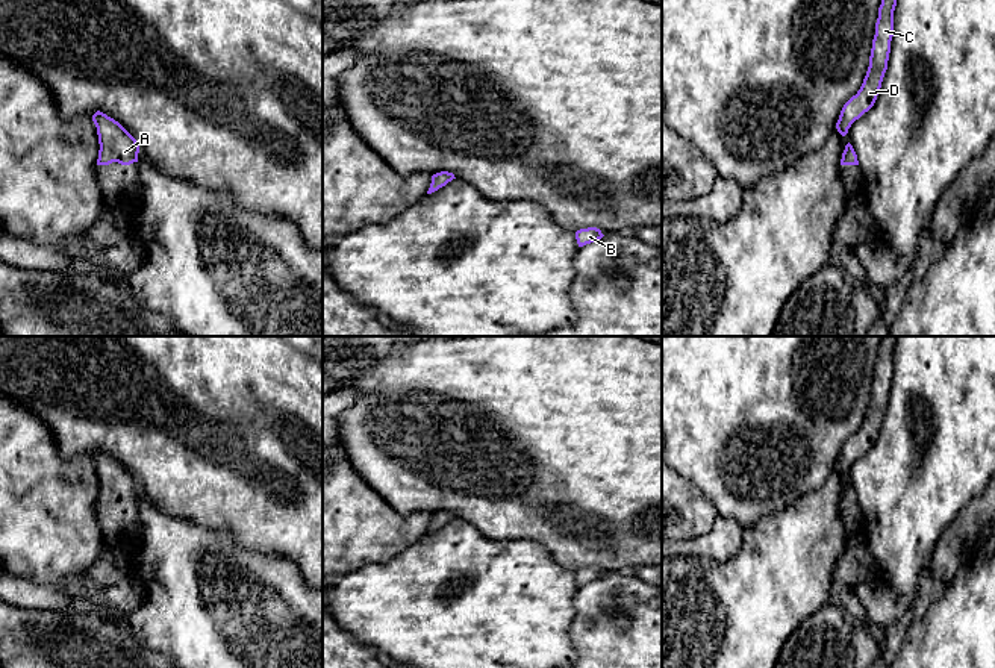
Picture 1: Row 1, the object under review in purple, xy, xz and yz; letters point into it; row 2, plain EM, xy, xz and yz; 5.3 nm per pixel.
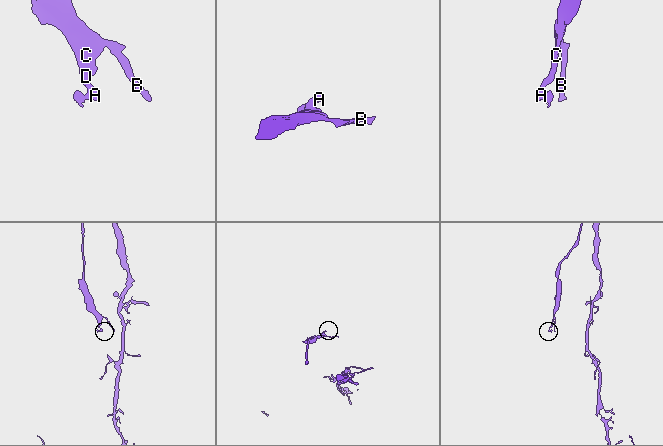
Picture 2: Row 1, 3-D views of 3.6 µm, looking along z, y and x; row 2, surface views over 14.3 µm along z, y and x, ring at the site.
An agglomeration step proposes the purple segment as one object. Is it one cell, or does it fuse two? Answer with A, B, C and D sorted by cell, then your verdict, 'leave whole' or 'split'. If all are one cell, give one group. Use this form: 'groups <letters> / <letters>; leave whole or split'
groups A B C D; leave whole

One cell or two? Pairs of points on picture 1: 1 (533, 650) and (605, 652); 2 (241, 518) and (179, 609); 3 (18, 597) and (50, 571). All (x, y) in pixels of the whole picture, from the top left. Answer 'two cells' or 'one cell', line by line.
1: two cells
2: two cells
3: two cells

